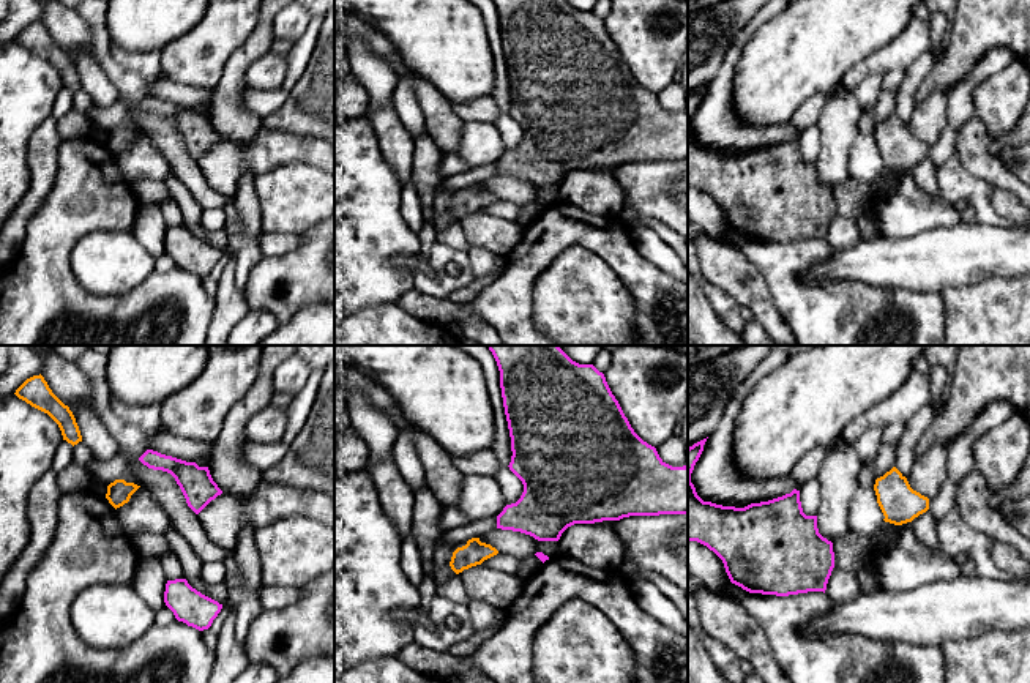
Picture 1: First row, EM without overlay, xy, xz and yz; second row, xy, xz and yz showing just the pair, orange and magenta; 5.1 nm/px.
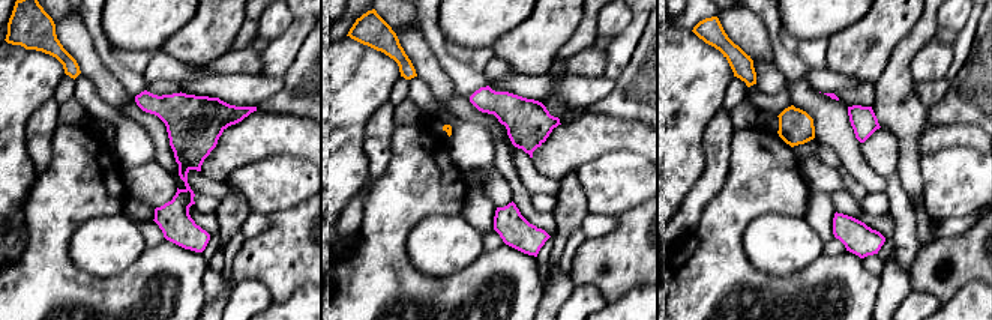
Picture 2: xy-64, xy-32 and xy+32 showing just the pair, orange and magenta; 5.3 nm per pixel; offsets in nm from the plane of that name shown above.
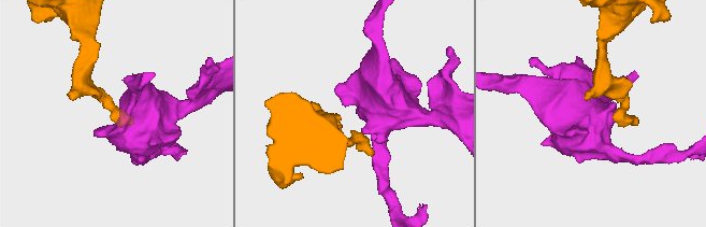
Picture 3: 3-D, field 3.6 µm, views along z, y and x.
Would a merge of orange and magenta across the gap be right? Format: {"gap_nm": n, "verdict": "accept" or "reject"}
{"gap_nm": 100, "verdict": "reject"}

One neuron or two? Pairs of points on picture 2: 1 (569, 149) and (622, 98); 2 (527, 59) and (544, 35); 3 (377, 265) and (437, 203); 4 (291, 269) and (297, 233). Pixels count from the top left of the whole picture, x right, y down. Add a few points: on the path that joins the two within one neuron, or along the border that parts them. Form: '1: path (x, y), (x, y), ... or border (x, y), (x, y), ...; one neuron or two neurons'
1: border (589, 108), (598, 114), (637, 119), (640, 122); two neurons
2: path (527, 53), (538, 41); one neuron
3: path (380, 245), (417, 206); one neuron
4: path (294, 260), (297, 242); one neuron

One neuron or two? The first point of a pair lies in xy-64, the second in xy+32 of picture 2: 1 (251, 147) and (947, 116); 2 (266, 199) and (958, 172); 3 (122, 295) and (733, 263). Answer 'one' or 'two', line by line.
1: two
2: one
3: one

